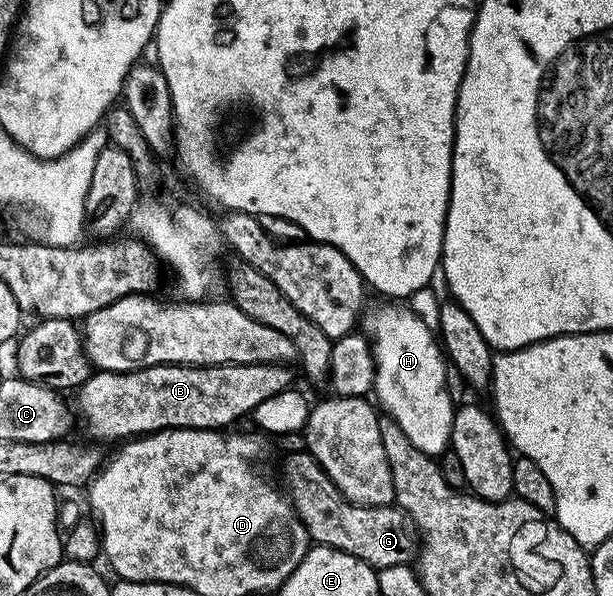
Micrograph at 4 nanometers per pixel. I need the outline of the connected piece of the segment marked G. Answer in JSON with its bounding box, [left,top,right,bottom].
[280,452,422,572]

